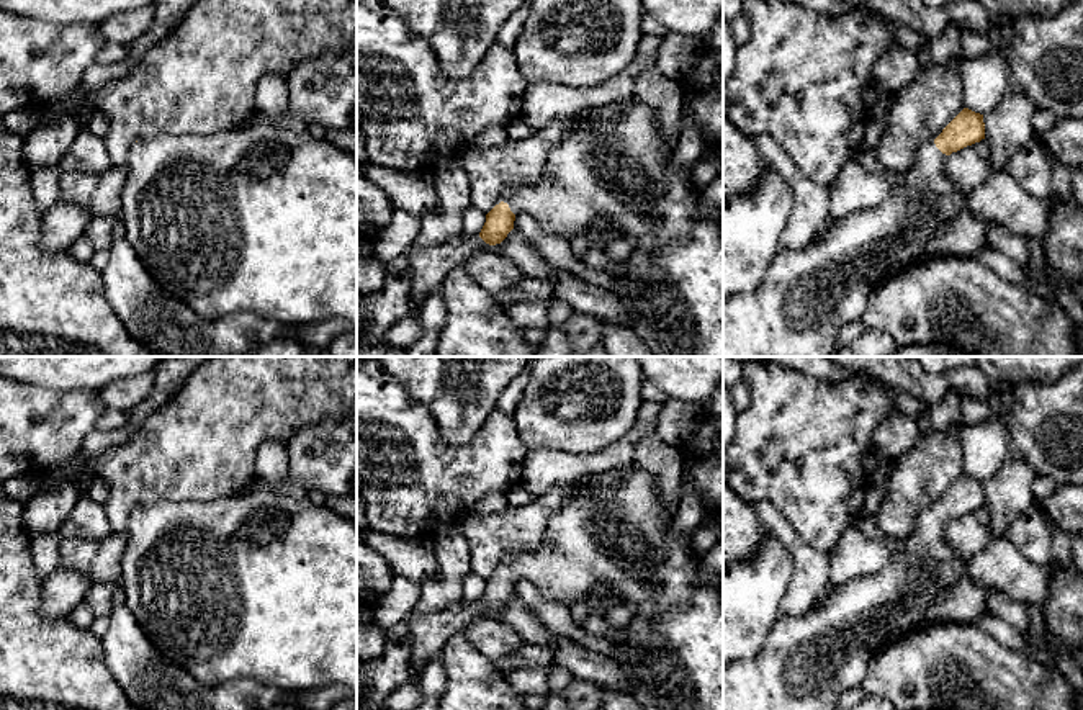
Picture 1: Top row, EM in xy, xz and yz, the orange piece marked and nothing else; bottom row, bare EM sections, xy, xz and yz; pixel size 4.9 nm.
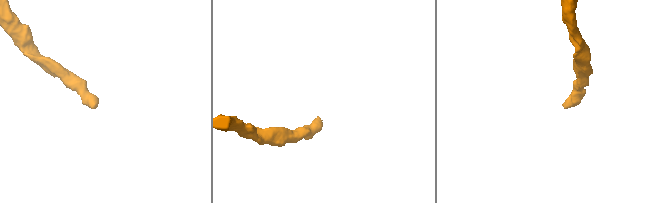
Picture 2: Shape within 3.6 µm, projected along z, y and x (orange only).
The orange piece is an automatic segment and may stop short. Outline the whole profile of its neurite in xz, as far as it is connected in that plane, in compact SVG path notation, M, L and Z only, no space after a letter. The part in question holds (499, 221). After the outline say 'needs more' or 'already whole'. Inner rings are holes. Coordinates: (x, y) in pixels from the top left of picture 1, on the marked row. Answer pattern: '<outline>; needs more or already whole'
M630 97L623 100L623 105L625 115L620 118L592 118L591 108L581 110L579 113L582 118L577 126L550 151L542 182L535 186L504 190L497 200L497 204L486 214L486 222L479 232L479 237L489 245L501 244L514 229L515 216L522 213L533 216L546 234L558 236L566 240L581 236L582 232L592 229L599 221L604 221L605 227L602 231L602 239L595 242L594 247L600 245L602 240L607 240L613 236L635 240L635 247L630 257L623 260L627 265L625 270L622 273L609 273L615 278L615 288L612 293L628 304L631 330L646 344L649 352L654 357L723 357L723 209L712 211L702 218L695 216L702 190L694 186L690 180L690 167L681 169L677 172L667 170L667 162L672 157L677 144L667 144L663 139L663 134L653 123L651 111L645 103Z; needs more

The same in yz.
M964 108L934 141L918 149L913 165L901 175L903 183L879 206L843 219L829 218L825 222L825 236L811 239L803 249L780 249L757 291L723 299L723 357L828 357L838 348L841 327L861 321L870 291L887 276L932 257L973 257L988 247L986 236L995 224L970 213L967 208L970 191L957 188L946 173L952 152L982 139L985 139L983 115Z; needs more

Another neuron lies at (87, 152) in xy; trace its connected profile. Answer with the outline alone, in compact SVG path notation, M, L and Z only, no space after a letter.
M82 128L72 146L62 155L59 169L62 172L90 172L100 173L111 167L105 141L97 137L87 128Z

